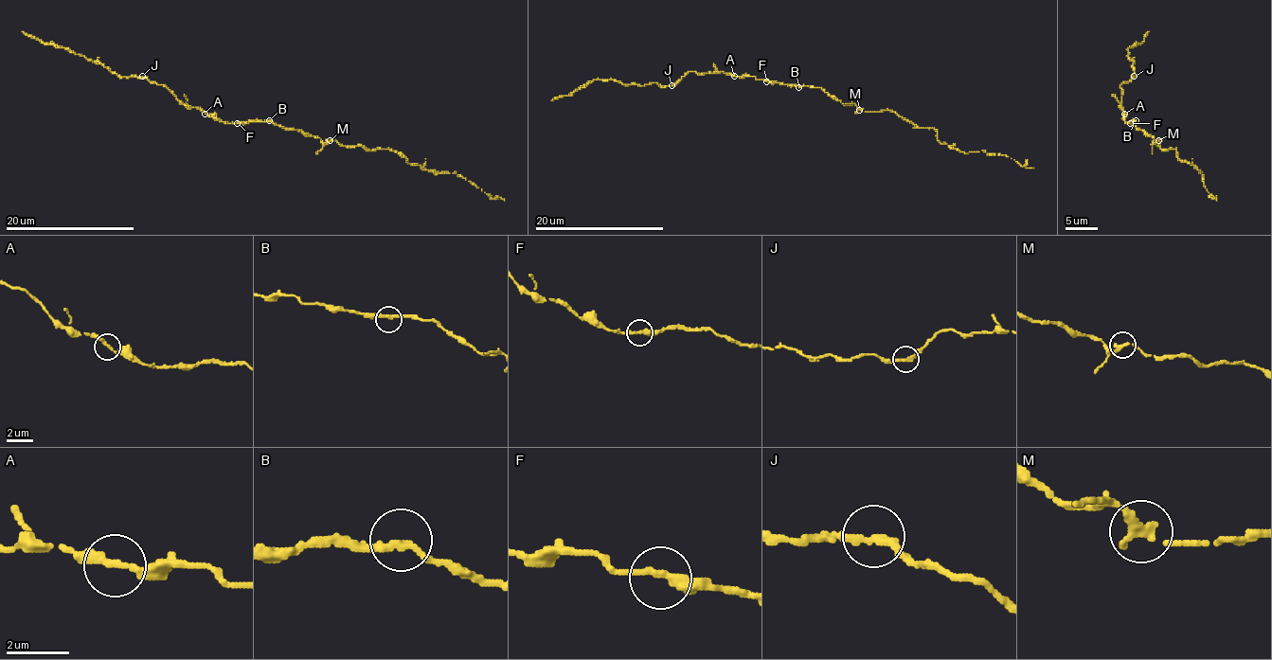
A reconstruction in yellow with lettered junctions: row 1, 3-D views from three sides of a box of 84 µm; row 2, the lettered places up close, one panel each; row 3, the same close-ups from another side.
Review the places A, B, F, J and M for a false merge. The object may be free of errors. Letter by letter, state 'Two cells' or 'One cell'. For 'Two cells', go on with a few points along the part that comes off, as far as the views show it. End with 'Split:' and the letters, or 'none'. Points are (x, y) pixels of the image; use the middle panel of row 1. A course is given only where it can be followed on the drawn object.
A: One cell
B: One cell
F: One cell
J: One cell
M: One cell
Split: none

